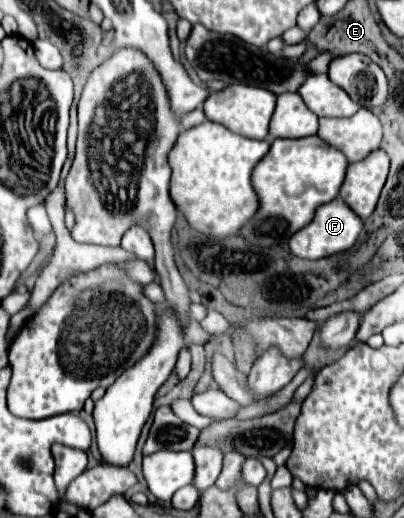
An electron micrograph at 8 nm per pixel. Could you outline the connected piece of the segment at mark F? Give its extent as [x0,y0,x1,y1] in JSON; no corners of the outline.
[288,198,362,260]

